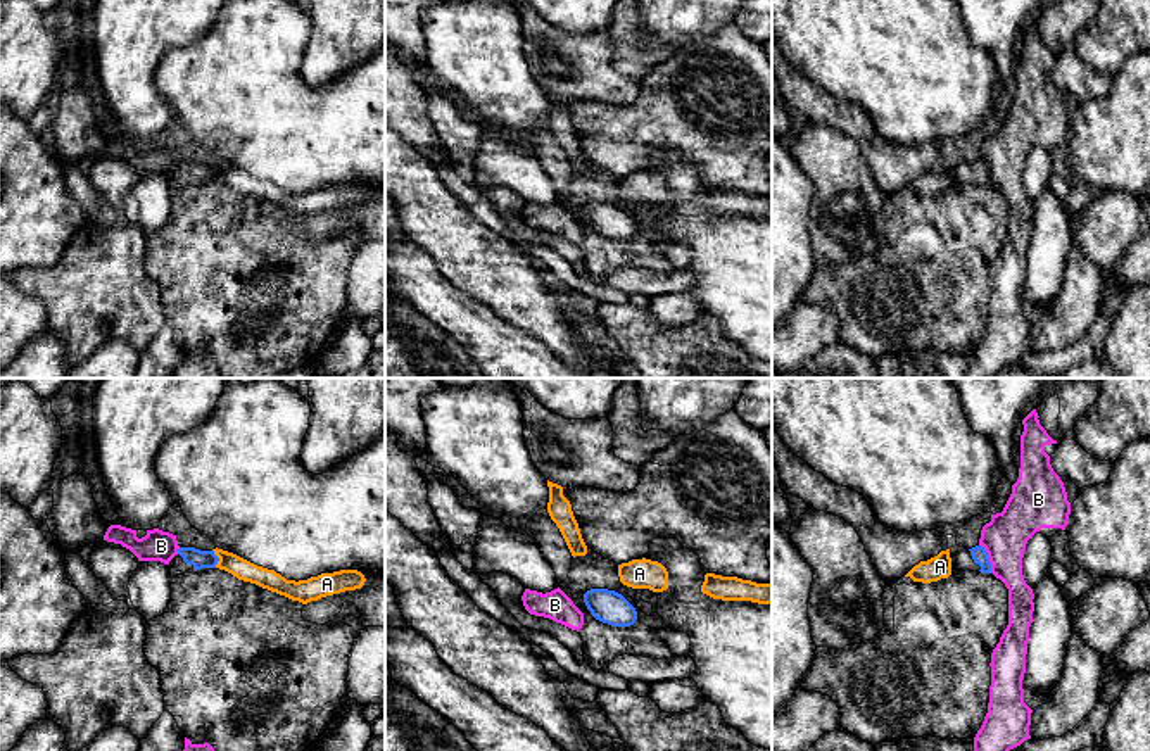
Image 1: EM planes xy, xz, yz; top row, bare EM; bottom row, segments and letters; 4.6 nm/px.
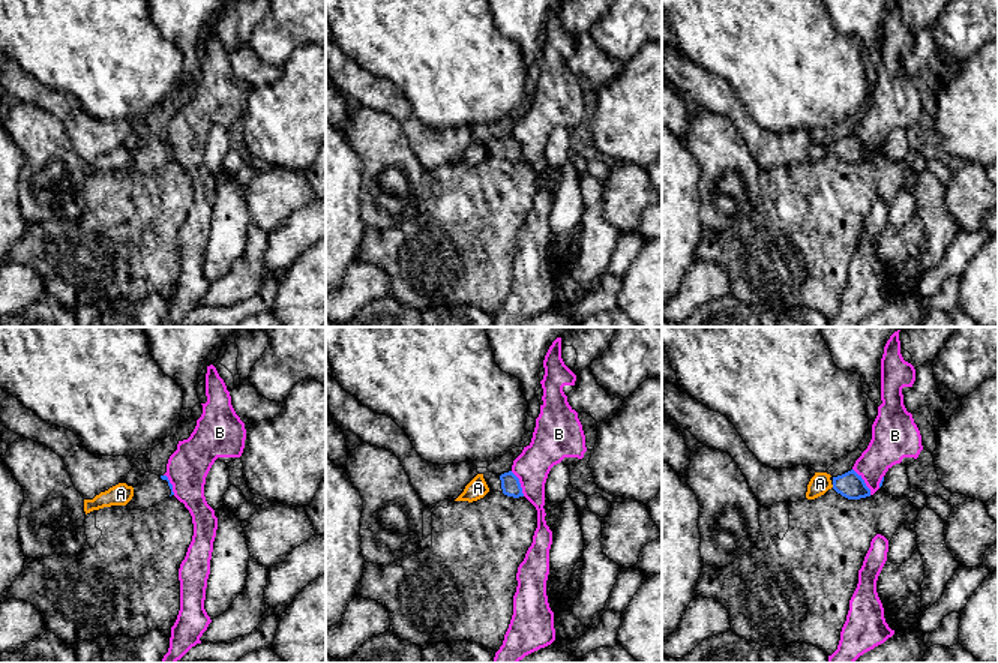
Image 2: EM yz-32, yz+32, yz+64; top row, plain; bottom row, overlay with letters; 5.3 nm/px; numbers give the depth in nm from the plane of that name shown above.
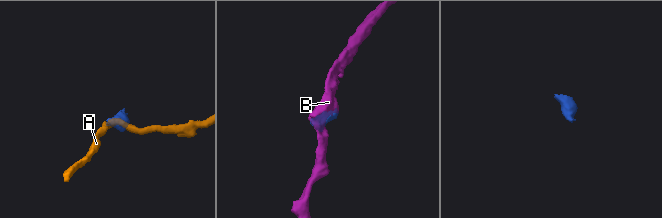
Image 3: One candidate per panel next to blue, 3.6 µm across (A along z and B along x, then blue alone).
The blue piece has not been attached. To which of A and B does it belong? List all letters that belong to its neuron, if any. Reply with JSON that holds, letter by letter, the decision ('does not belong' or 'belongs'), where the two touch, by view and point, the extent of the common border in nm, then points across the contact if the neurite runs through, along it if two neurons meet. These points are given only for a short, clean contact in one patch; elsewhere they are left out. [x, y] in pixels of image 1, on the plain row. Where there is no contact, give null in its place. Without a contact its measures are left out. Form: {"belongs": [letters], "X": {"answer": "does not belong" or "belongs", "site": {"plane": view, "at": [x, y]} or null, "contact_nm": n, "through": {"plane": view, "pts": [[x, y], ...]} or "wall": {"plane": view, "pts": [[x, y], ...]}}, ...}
{"belongs": [], "A": {"answer": "does not belong", "site": {"plane": "xy", "at": [218, 171]}, "contact_nm": 90, "wall": {"plane": "xy", "pts": [[213, 163], [218, 171], [216, 180]]}}, "B": {"answer": "does not belong", "site": {"plane": "yz", "at": [988, 171]}, "contact_nm": 150, "wall": {"plane": "yz", "pts": [[979, 157], [986, 166], [992, 185]]}}}

